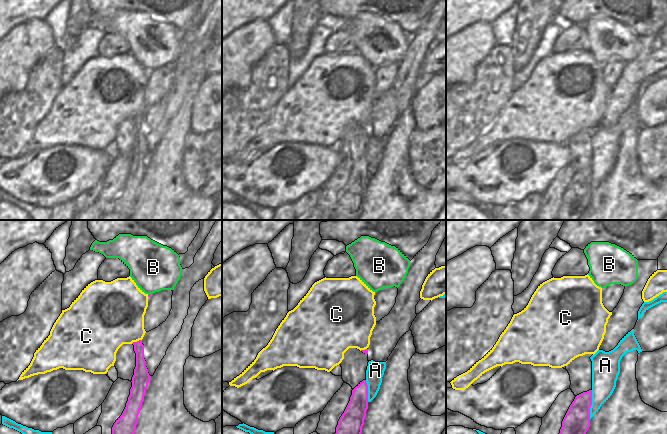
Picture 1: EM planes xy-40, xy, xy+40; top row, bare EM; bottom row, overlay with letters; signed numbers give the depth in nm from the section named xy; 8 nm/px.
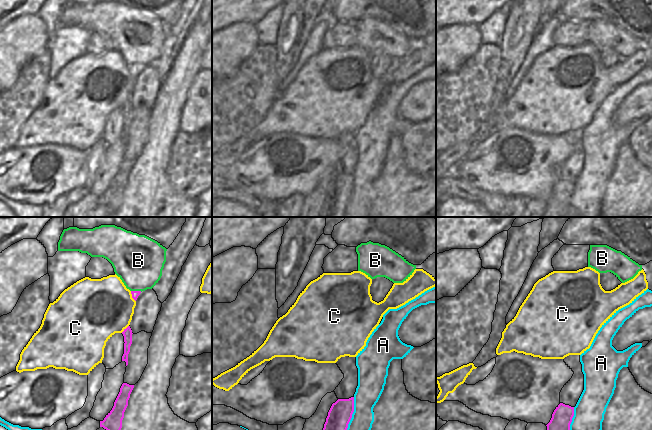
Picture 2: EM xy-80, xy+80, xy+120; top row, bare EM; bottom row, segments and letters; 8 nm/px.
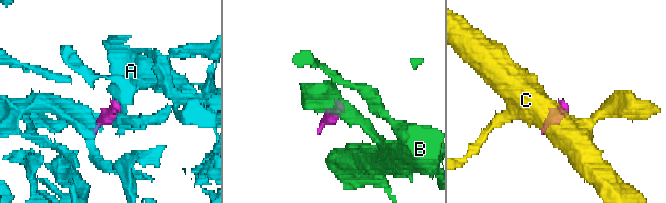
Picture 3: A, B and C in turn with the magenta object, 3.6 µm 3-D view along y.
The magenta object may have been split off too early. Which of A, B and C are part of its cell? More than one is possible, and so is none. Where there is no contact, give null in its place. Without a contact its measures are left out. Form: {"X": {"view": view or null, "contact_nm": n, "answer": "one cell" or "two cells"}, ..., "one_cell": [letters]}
{"A": {"view": "xy+40", "contact_nm": 240, "answer": "two cells"}, "B": {"view": "xy-40", "contact_nm": 30, "answer": "two cells"}, "C": {"view": "xy-40", "contact_nm": 90, "answer": "two cells"}, "one_cell": []}

